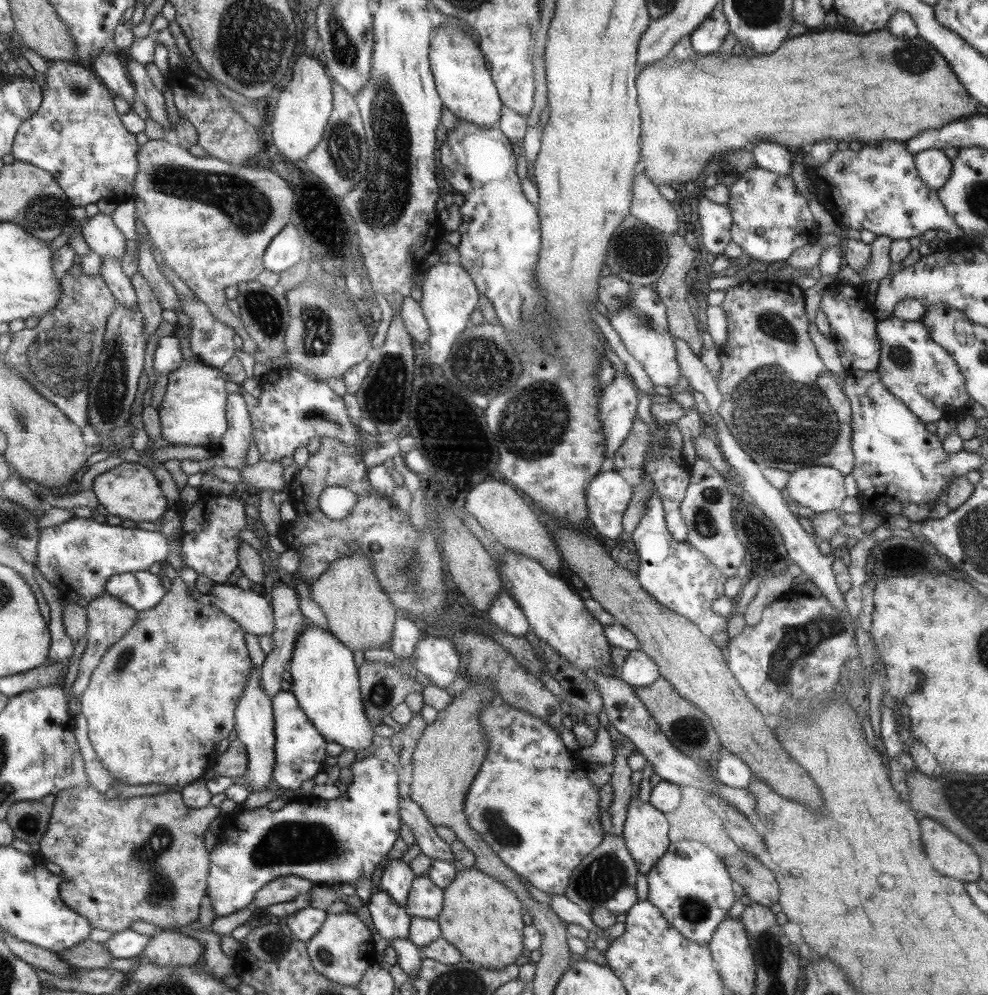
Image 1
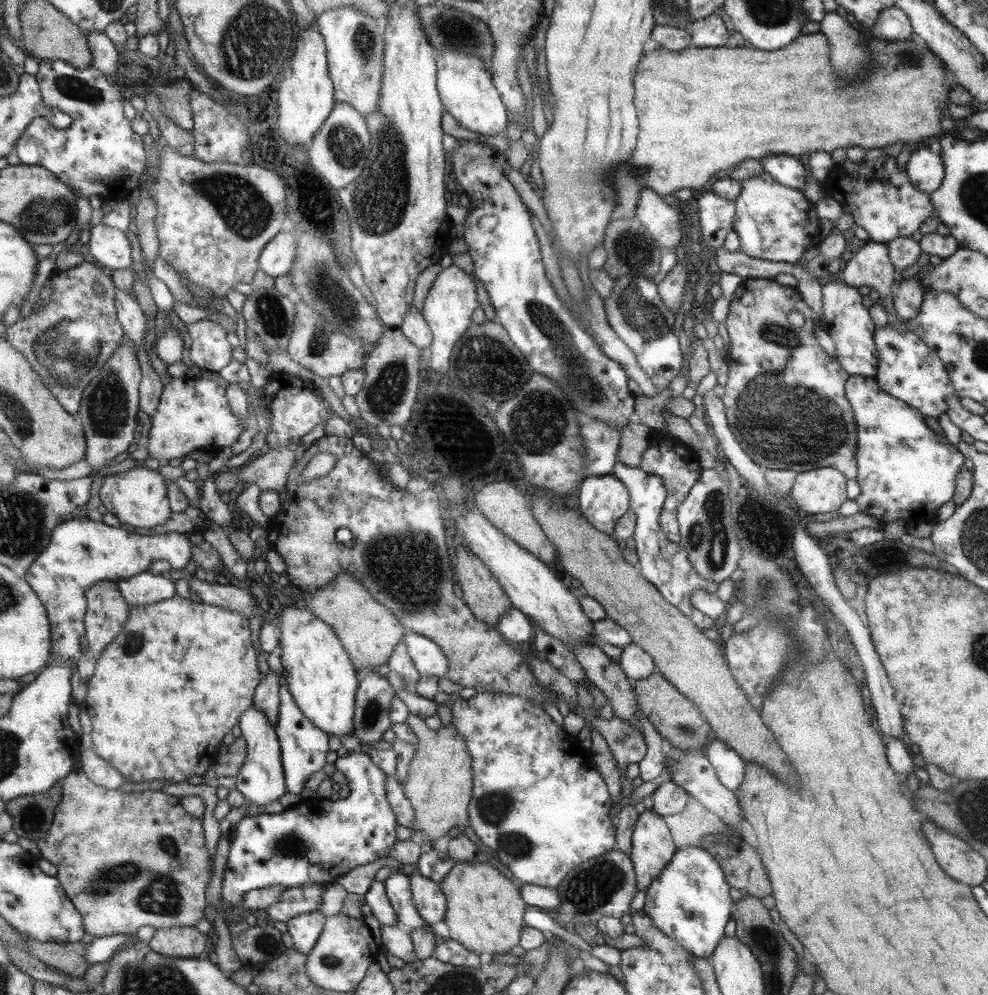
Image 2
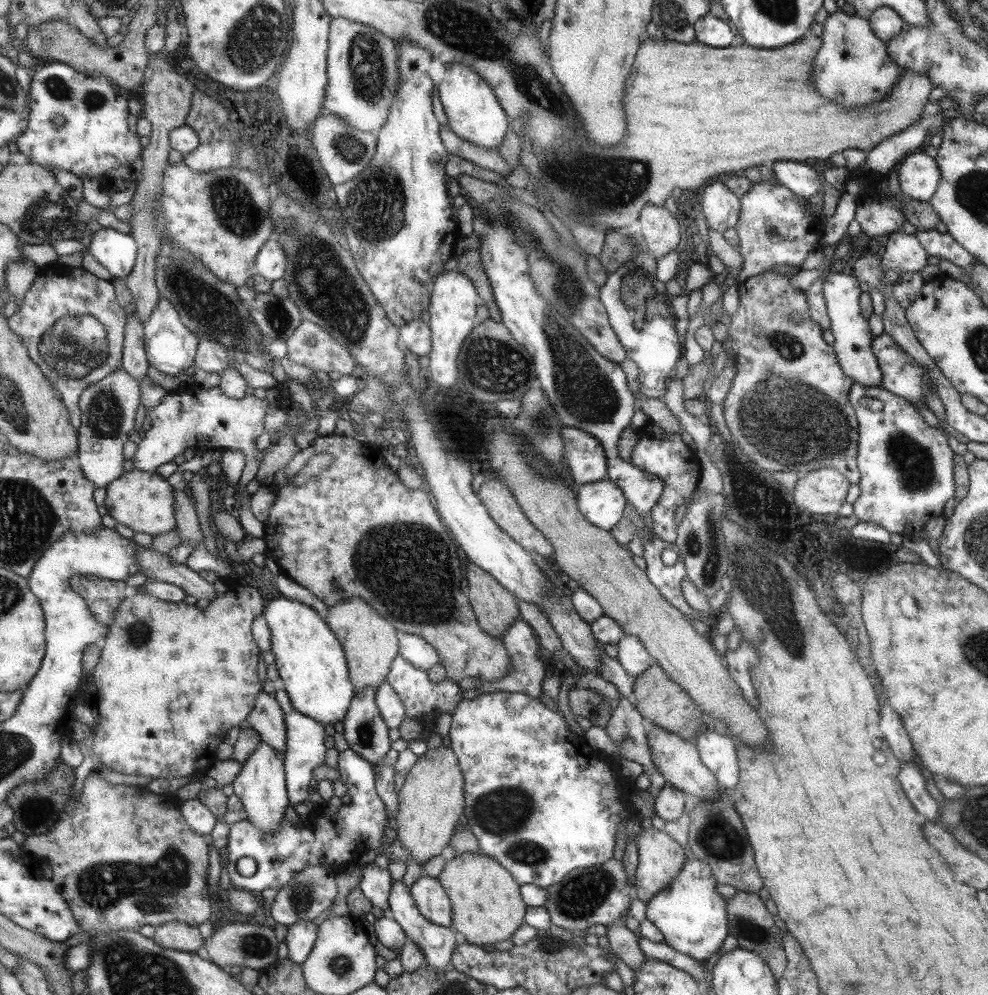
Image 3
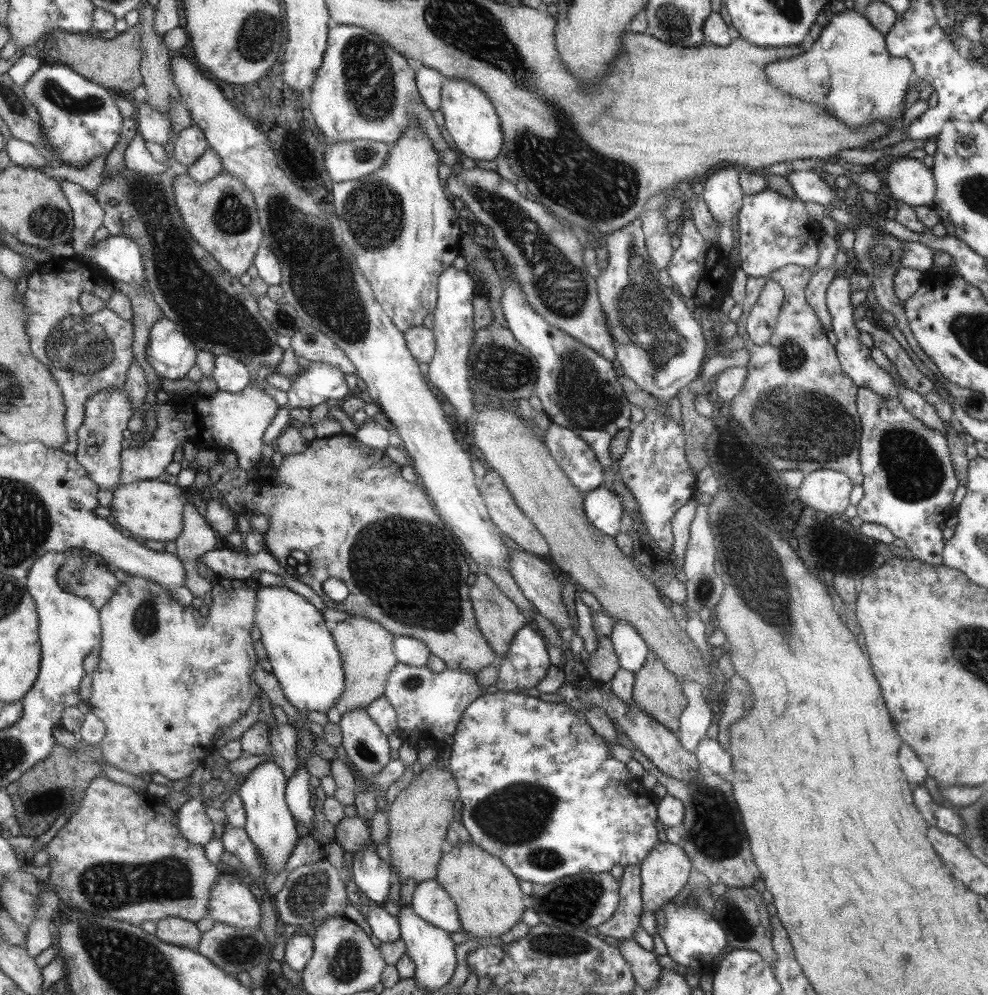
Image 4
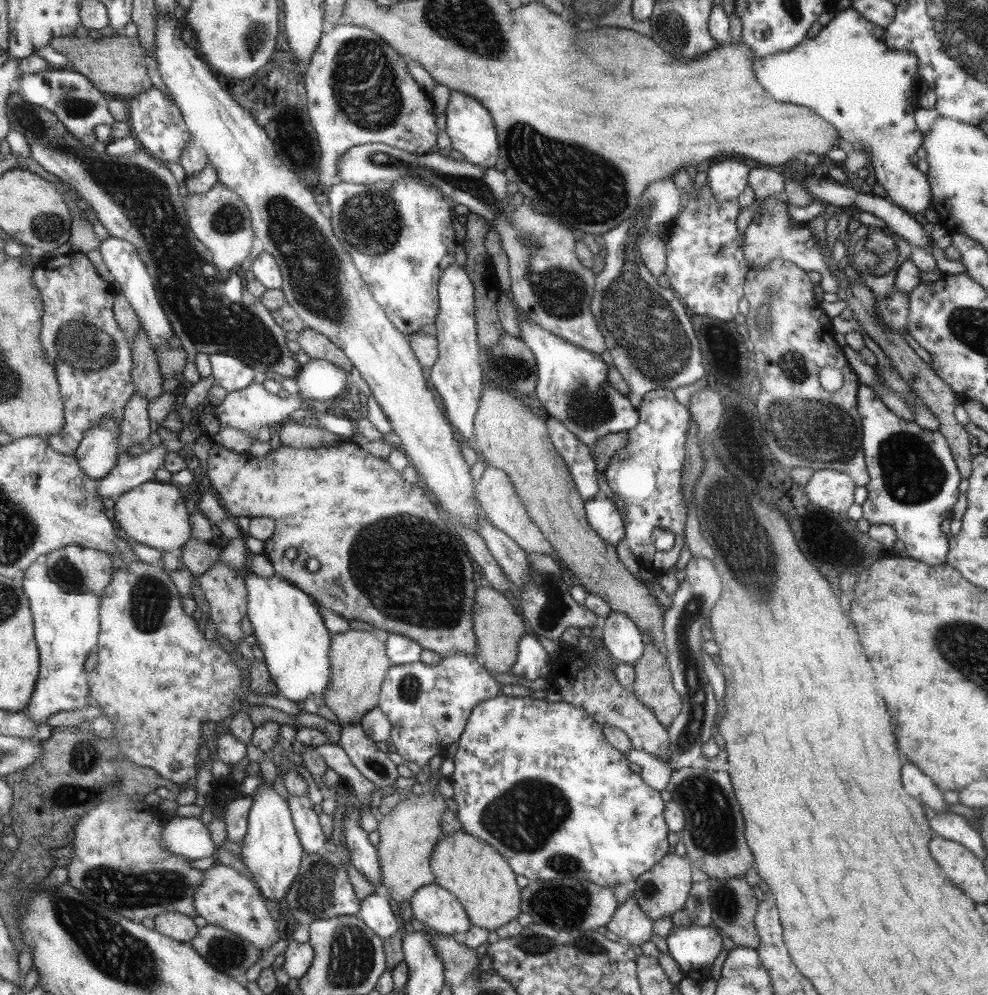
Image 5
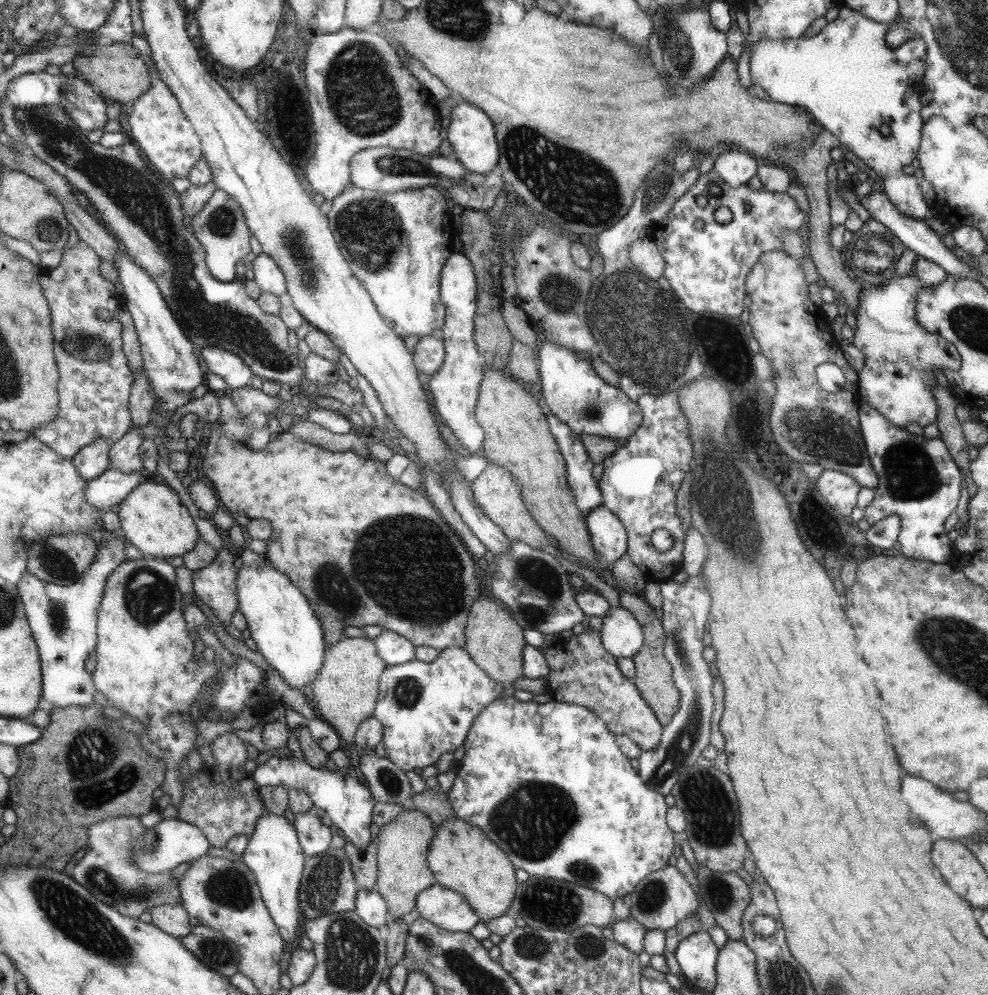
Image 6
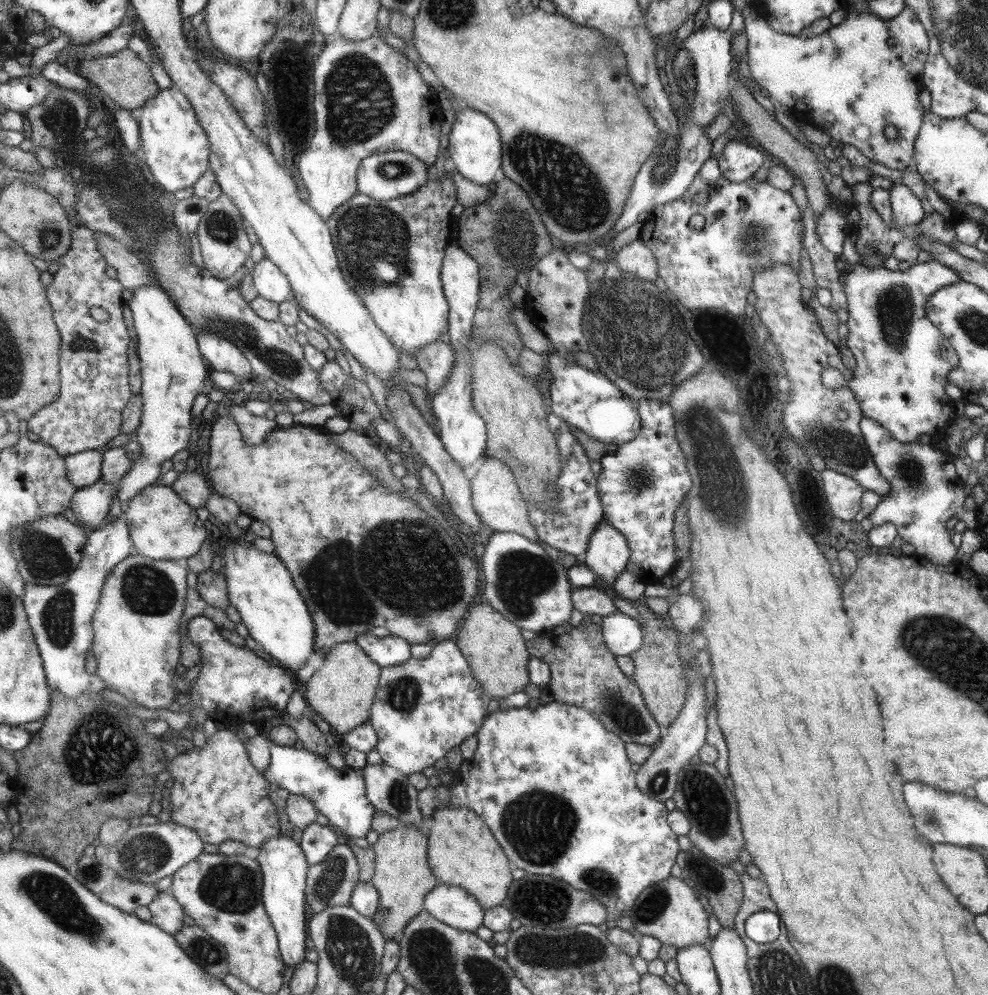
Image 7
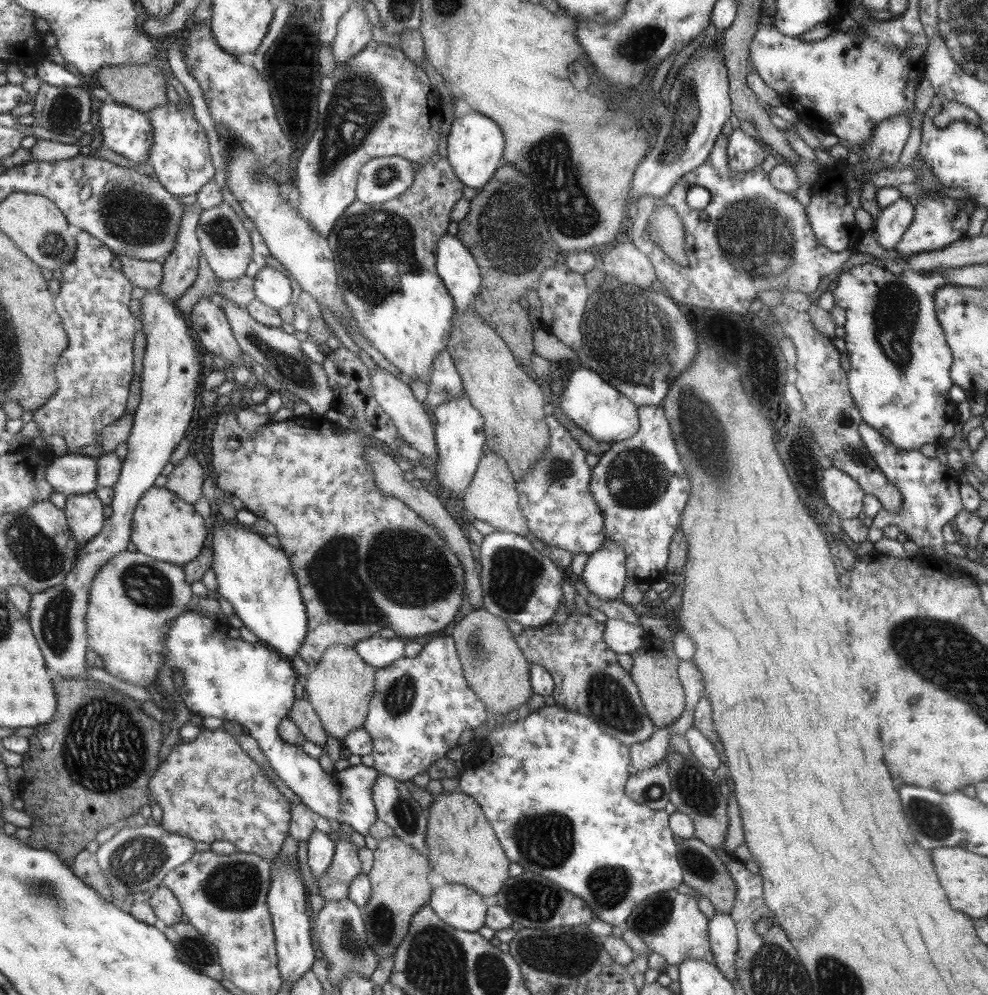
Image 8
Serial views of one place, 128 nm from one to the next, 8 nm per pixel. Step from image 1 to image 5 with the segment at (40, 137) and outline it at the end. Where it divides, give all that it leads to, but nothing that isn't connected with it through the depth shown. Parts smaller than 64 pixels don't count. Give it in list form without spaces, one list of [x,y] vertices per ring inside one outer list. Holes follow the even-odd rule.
[[[49,68],[38,73],[27,73],[16,80],[14,90],[27,102],[53,112],[68,132],[87,146],[91,146],[97,140],[95,136],[97,126],[115,124],[109,112],[109,101],[105,98],[102,89],[95,87],[87,76],[73,68]]]

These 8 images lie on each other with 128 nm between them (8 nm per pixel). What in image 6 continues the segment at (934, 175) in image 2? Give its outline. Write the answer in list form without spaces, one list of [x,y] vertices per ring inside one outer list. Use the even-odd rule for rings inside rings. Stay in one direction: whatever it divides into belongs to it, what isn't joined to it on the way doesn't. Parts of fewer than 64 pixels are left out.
[[[841,6],[837,17],[814,36],[777,40],[759,37],[749,55],[750,81],[752,88],[768,100],[810,113],[821,129],[835,136],[841,145],[848,147],[865,166],[875,171],[882,194],[901,214],[921,221],[928,216],[930,206],[925,204],[911,171],[901,172],[901,168],[915,158],[917,146],[920,146],[919,130],[922,130],[923,117],[919,116],[919,110],[922,110],[919,92],[923,92],[923,88],[915,86],[919,86],[917,80],[921,80],[926,68],[926,44],[921,37],[913,35],[901,46],[891,48],[885,41],[891,24],[879,23],[855,9]]]

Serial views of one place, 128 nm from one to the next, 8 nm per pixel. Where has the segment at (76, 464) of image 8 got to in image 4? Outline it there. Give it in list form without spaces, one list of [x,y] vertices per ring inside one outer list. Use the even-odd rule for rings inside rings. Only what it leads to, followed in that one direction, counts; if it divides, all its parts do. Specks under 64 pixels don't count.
[[[126,388],[102,391],[87,402],[86,420],[78,430],[78,451],[75,455],[101,490],[114,491],[121,481],[123,440],[128,437],[127,422],[131,414],[133,412],[131,402],[127,401]]]

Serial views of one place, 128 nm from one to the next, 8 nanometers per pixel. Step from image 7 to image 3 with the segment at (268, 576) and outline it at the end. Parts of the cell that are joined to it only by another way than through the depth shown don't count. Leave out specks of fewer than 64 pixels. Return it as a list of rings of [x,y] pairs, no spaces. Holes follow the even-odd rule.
[[[281,594],[268,602],[261,616],[269,628],[275,669],[294,708],[323,726],[341,722],[354,698],[354,686],[345,650],[323,617],[309,606],[286,599]]]

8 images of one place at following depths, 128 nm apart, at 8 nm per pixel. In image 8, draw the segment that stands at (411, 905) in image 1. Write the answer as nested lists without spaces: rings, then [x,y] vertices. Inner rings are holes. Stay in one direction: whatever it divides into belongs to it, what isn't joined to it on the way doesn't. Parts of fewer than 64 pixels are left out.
[[[443,883],[433,889],[428,904],[445,924],[477,932],[486,920],[486,906],[481,897],[466,885]]]

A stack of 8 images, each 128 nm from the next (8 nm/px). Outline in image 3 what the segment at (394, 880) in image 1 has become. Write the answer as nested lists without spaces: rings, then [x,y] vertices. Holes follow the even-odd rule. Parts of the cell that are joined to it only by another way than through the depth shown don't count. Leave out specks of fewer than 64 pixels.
[[[391,882],[388,908],[390,917],[399,924],[405,936],[407,936],[407,941],[411,940],[423,952],[427,968],[431,968],[433,972],[445,972],[445,970],[451,968],[451,952],[454,952],[456,946],[452,928],[440,927],[439,925],[431,924],[431,921],[425,920],[425,917],[418,911],[418,907],[410,895],[410,889],[401,882]]]

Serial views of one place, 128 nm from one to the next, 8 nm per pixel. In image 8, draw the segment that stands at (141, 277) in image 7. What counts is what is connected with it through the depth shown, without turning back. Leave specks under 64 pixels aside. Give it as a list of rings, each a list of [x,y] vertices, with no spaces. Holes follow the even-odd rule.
[[[119,255],[121,270],[127,275],[127,281],[133,286],[151,291],[156,289],[162,279],[162,264],[159,261],[145,261]]]

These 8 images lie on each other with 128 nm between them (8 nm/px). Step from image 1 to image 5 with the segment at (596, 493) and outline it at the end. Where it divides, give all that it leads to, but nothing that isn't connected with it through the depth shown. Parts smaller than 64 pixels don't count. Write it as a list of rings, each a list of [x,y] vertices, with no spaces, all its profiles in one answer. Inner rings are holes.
[[[601,496],[599,500],[587,500],[585,502],[585,512],[590,527],[603,540],[607,541],[607,544],[616,546],[617,542],[624,538],[623,516],[609,499]]]

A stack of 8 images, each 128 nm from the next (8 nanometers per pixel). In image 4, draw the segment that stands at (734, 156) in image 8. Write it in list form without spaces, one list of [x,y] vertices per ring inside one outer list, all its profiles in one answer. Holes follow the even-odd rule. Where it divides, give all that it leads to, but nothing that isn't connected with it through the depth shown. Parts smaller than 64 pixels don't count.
[[[725,167],[713,172],[705,184],[700,197],[707,205],[713,220],[717,224],[728,224],[734,220],[742,207],[742,193],[740,174],[734,167]]]

